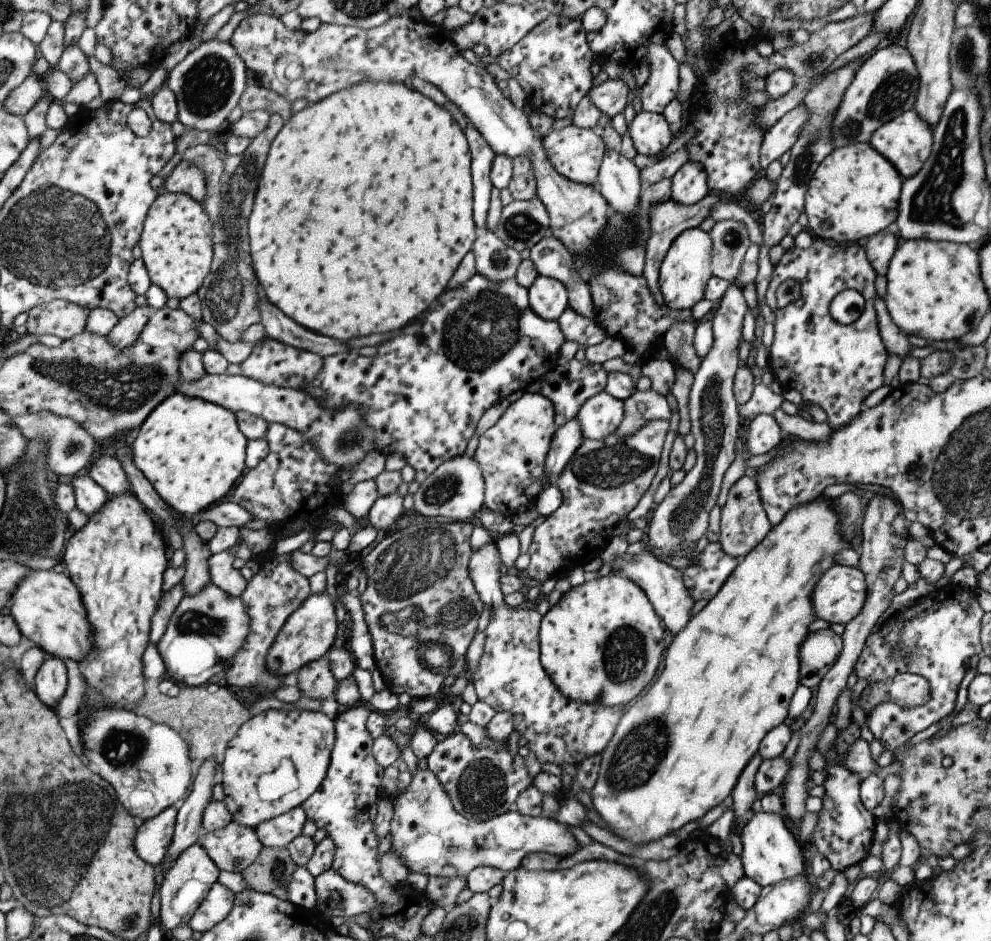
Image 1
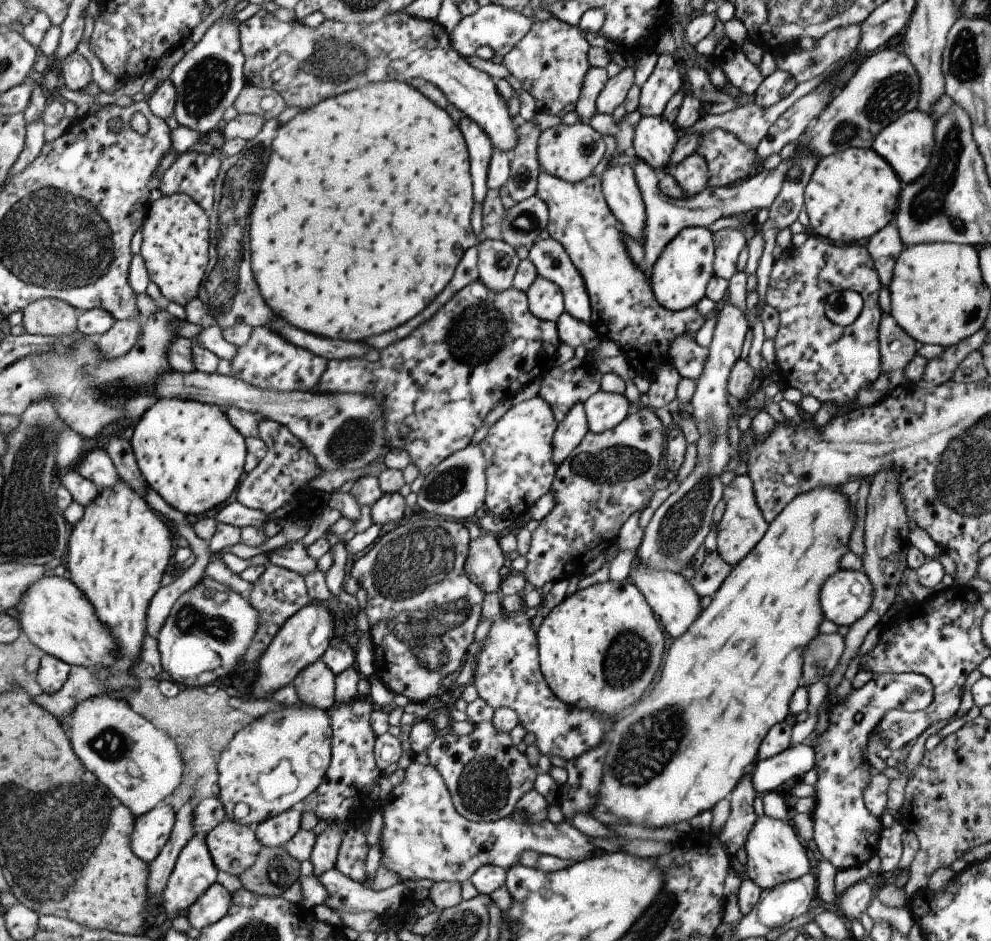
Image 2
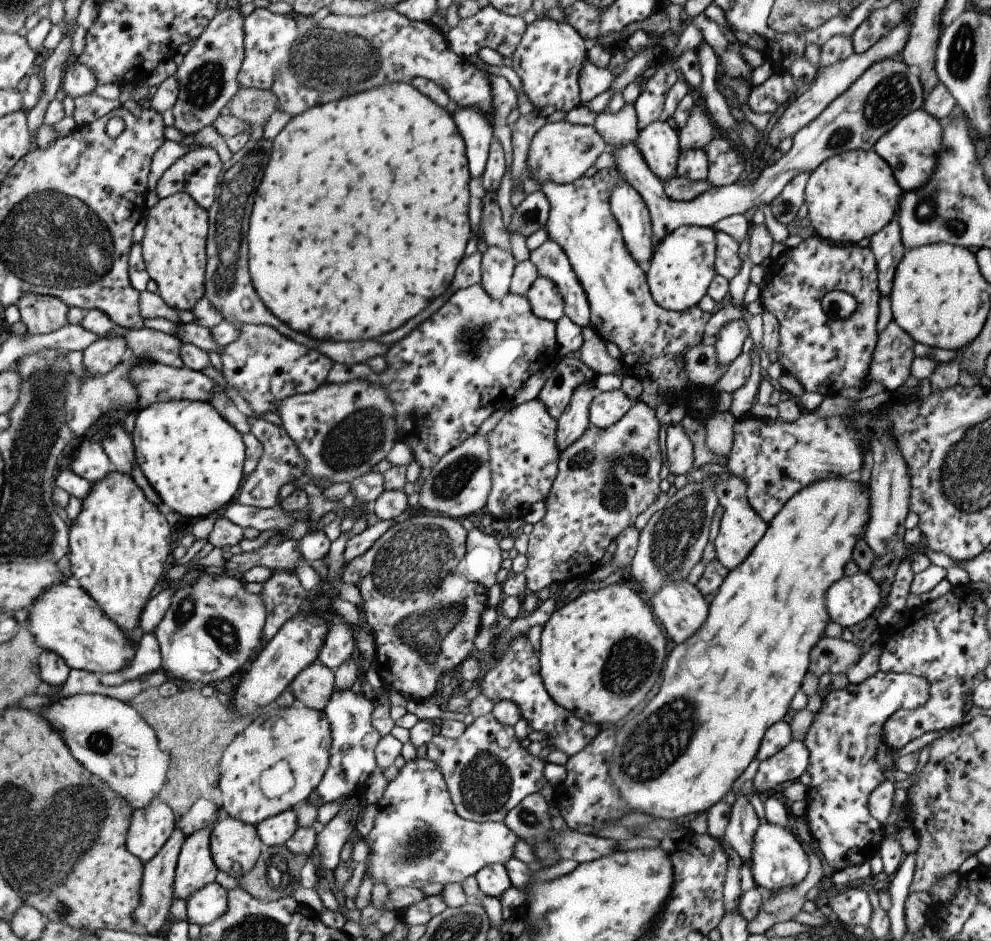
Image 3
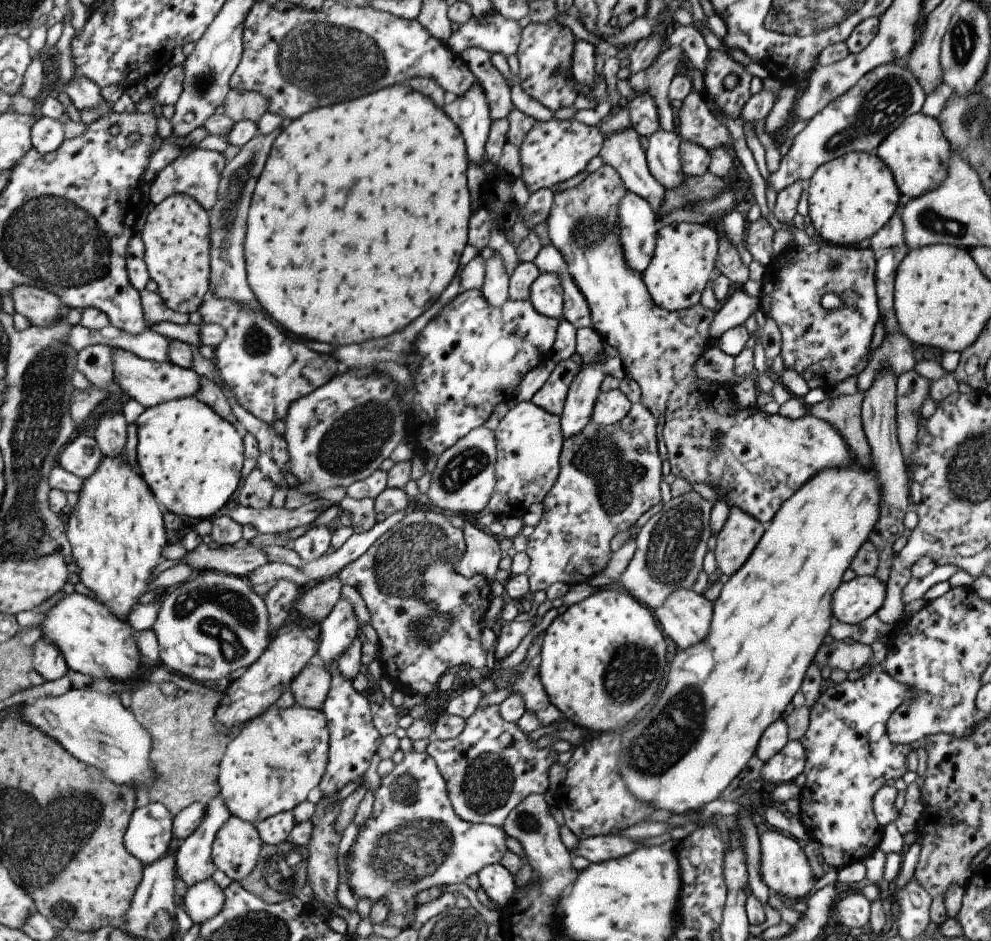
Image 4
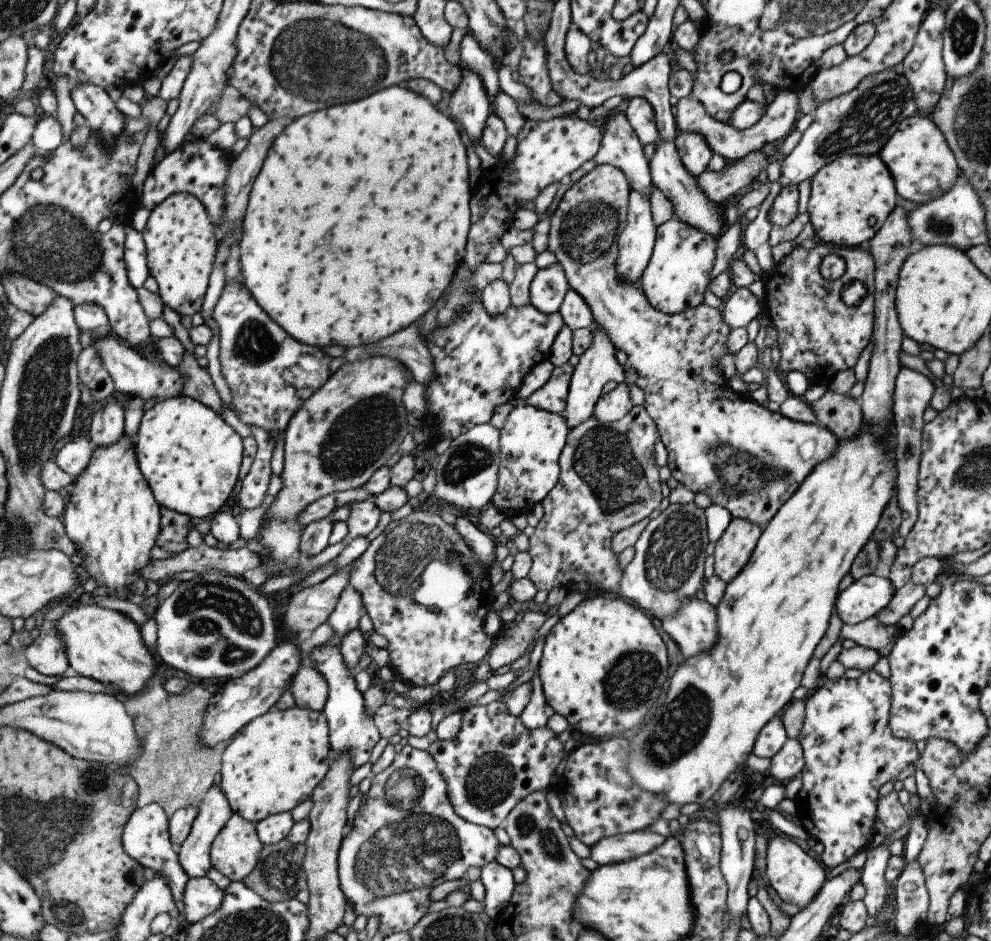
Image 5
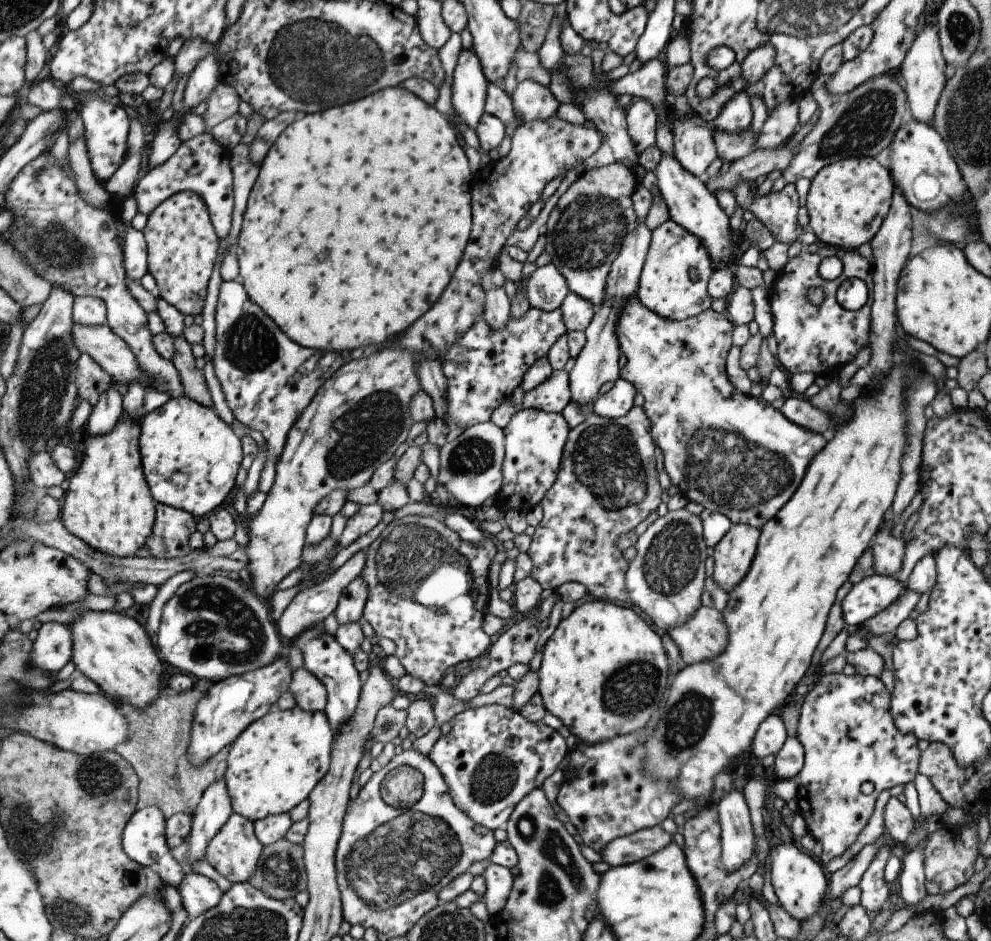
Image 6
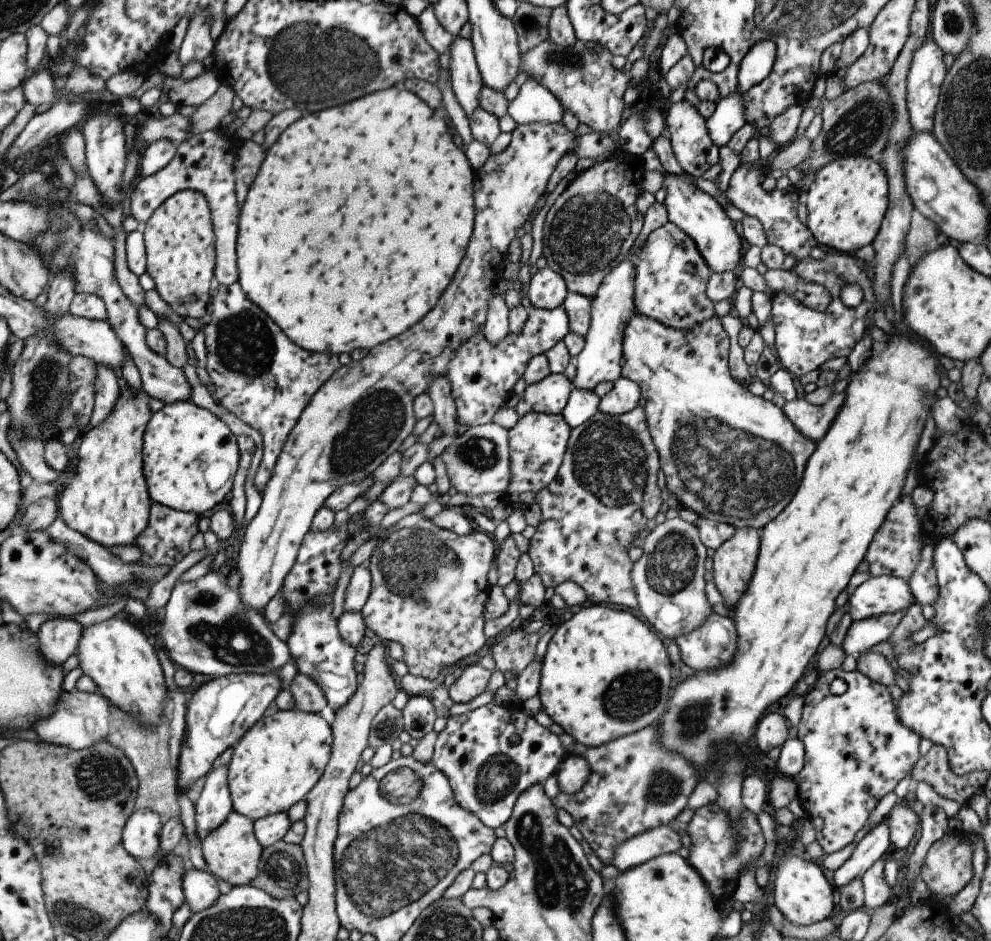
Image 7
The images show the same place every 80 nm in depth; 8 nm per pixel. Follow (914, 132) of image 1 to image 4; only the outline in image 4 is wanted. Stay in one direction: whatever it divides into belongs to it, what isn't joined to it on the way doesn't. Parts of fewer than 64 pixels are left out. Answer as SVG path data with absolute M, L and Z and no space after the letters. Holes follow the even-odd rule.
M922 113L909 115L893 132L890 132L874 150L891 171L897 190L903 199L914 199L935 190L946 177L950 159L950 144L943 136L939 123Z

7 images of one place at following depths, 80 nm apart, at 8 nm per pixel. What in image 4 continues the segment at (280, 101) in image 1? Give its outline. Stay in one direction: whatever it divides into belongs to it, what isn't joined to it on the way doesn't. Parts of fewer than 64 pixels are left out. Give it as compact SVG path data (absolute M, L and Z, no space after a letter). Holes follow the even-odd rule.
M231 89L222 102L223 115L232 123L242 120L250 120L256 124L258 118L267 110L268 99L258 93L239 92Z

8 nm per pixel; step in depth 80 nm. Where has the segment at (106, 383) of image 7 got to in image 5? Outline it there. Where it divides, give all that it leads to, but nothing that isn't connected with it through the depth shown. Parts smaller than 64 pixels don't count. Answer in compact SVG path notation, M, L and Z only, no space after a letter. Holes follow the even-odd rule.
M115 399L92 414L89 432L96 446L113 444L124 435L125 415L125 404Z

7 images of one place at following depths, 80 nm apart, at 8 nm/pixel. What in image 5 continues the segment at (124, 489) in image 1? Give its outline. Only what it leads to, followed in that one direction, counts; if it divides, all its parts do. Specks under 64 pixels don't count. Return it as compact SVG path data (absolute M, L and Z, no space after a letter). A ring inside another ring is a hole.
M77 437L69 440L55 454L54 460L57 464L71 476L78 477L85 472L85 467L91 460L96 444L85 437Z

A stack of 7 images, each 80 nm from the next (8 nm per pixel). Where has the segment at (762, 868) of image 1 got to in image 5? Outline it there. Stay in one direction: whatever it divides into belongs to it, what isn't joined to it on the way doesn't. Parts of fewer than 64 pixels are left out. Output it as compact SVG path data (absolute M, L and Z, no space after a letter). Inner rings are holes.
M776 837L768 840L765 862L765 876L767 876L769 886L775 890L782 902L797 906L799 911L812 902L817 891L826 881L826 874L821 864L801 850L793 840L787 840L787 838Z

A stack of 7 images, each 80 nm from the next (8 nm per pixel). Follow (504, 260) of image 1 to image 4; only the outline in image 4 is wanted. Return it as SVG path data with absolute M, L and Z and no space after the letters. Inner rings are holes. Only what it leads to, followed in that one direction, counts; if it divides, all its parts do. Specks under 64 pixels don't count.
M497 254L484 261L485 276L480 293L492 307L499 308L508 299L508 277Z

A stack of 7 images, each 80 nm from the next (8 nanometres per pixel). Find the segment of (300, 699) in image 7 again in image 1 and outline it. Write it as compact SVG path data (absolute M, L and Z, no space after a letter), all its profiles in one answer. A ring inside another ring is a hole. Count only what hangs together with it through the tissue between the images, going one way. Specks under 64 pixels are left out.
M325 655L297 669L290 681L295 683L300 696L313 700L329 698L333 694L337 683L329 670Z

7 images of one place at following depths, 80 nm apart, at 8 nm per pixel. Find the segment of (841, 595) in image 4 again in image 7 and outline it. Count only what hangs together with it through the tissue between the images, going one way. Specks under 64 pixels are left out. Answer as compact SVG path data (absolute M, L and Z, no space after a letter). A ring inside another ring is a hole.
M869 577L848 598L852 621L877 615L890 615L908 609L914 602L908 581L901 577Z

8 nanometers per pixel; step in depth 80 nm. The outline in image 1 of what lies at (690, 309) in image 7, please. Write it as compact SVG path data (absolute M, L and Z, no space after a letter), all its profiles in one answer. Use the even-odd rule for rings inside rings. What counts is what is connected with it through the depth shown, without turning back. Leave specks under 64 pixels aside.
M701 227L685 229L673 239L659 265L657 277L657 286L667 308L690 310L695 302L704 298L704 288L713 276L710 269L711 249L708 232Z

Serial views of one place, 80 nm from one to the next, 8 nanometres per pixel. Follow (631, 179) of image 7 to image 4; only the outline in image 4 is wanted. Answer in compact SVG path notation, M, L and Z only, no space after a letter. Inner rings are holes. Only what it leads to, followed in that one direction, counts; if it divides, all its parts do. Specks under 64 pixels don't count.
M601 165L592 173L587 173L584 180L573 186L572 188L557 192L553 194L552 207L549 211L547 221L548 242L553 245L557 252L561 253L561 258L566 262L566 269L571 276L573 284L581 291L583 298L590 310L590 317L593 328L599 334L604 344L615 348L619 353L625 376L631 380L635 380L640 388L640 403L656 418L663 416L663 428L661 428L661 436L668 454L668 462L670 466L670 473L673 476L683 478L689 484L701 482L709 487L715 486L720 489L724 502L729 502L731 507L740 508L744 513L752 516L758 520L763 526L773 518L774 512L791 496L809 477L812 477L818 470L822 468L829 468L835 466L843 466L855 461L852 453L848 450L841 435L824 420L815 418L811 414L805 414L798 419L790 419L781 416L779 413L774 415L765 414L754 405L748 407L740 407L735 403L731 396L730 389L726 389L726 384L711 383L707 379L702 379L697 376L694 371L694 364L701 353L711 347L717 347L717 340L711 340L708 328L710 327L712 318L715 316L713 309L704 308L700 303L695 306L680 310L680 311L666 311L653 304L643 281L641 275L633 272L628 265L625 264L620 240L619 240L619 221L618 221L618 206L620 199L627 192L624 184L621 182L621 177L609 165Z

